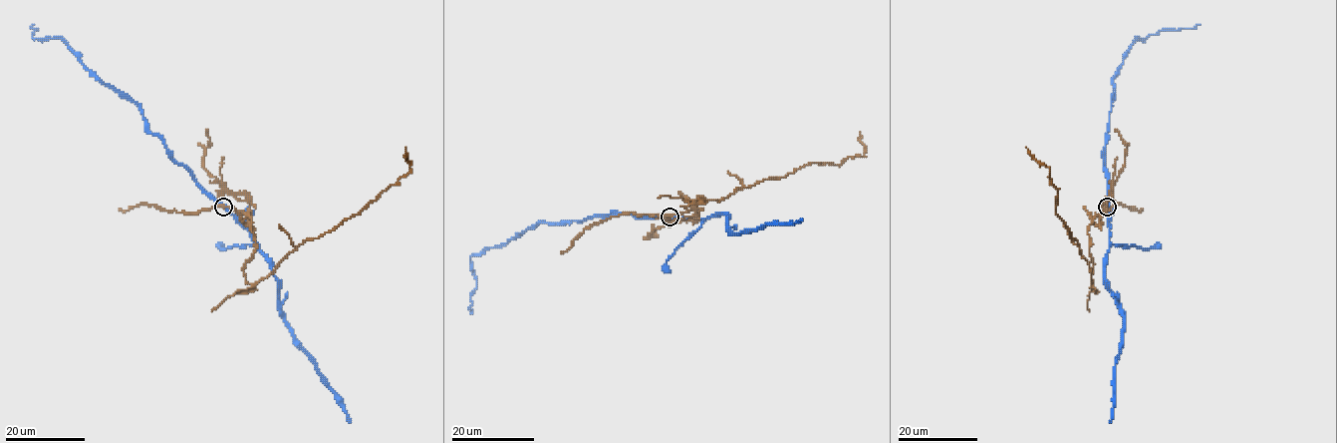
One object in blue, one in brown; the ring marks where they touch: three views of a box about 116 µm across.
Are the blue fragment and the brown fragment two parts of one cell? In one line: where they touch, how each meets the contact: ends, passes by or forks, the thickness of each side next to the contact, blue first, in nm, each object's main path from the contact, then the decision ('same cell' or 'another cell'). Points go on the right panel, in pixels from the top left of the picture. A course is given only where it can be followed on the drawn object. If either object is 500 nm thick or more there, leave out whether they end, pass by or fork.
(1107, 207) | 500/320 nm | blue via (1108, 206), (1104, 152), (1113, 77), (1122, 57), (1136, 38), (1201, 24) | brown via (1107, 206), (1088, 230), (1092, 284), (1090, 264), (1056, 213), (1058, 190), (1050, 185), (1049, 171), (1026, 148) | another cell

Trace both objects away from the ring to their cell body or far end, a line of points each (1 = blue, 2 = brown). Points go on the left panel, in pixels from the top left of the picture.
1: (223, 206), (172, 160), (137, 105), (105, 85), (60, 39), (32, 37), (33, 24)
2: (223, 206), (252, 221), (256, 249), (243, 272), (256, 284), (404, 178), (405, 148)

